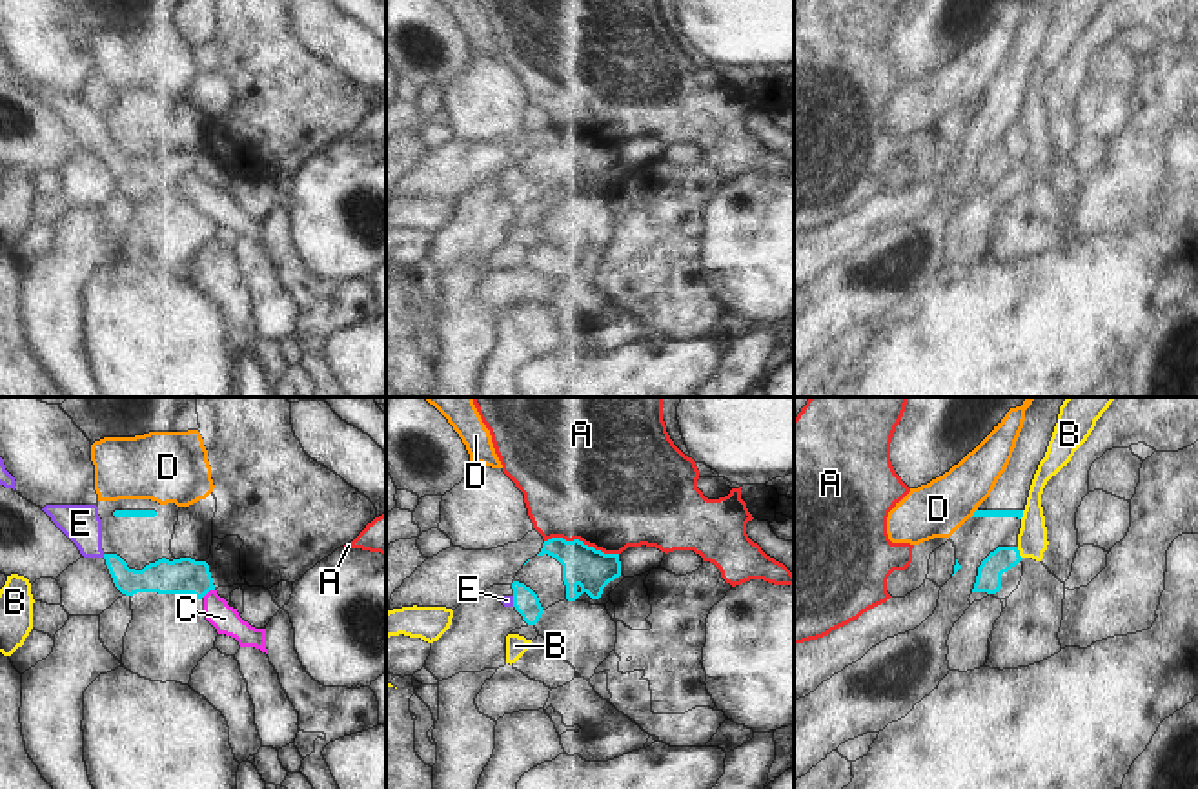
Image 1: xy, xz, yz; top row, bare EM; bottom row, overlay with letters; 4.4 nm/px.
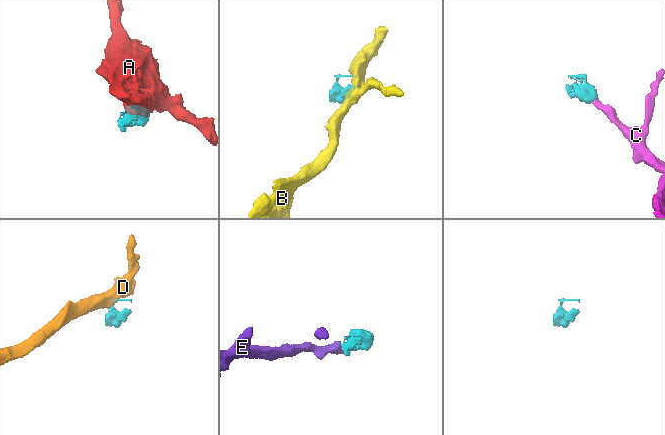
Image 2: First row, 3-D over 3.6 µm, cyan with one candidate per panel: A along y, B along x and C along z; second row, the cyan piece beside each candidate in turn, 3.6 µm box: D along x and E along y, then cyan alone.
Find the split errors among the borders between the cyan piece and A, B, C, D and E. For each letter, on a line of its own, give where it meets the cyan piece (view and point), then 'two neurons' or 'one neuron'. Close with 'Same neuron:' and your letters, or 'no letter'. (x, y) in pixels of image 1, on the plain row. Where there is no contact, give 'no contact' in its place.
A: xz (581, 133) | two neurons
B: yz (1018, 144) | two neurons
C: xy (208, 183) | one neuron
D: yz (974, 104) | two neurons
E: xz (514, 194) | one neuron
Same neuron: C, E

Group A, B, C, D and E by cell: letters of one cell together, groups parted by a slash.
A / B / C E / D

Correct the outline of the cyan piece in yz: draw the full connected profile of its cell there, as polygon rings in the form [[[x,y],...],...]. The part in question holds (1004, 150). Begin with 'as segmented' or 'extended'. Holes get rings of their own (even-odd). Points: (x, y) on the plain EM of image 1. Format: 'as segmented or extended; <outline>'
as segmented; [[[998,138],[978,159],[972,184],[996,186],[1001,180],[1001,166],[1016,159],[1023,149],[1018,138]]]

